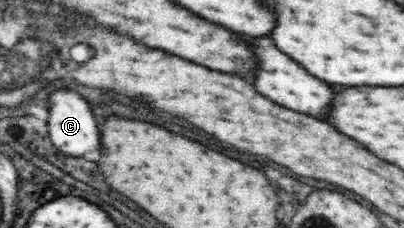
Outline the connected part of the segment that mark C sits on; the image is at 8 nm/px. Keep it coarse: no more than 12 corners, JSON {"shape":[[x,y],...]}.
{"shape":[[50,94],[47,129],[68,156],[100,148],[98,122],[80,94]]}

